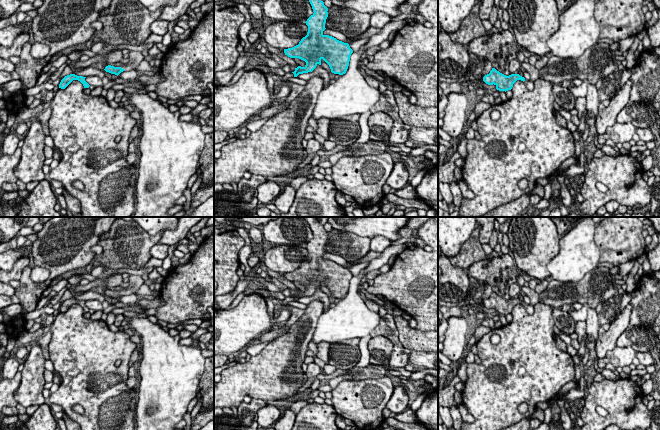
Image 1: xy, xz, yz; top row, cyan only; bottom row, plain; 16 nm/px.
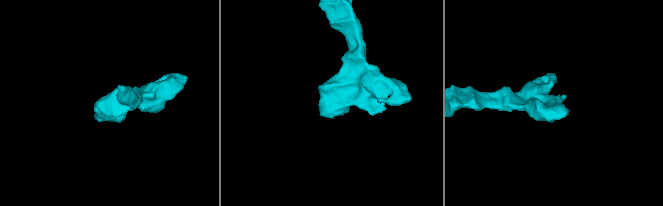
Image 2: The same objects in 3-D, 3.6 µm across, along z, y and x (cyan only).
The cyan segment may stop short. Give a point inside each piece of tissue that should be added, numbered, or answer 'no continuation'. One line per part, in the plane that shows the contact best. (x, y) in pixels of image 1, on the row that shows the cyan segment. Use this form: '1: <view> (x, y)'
1: xy (135, 57)

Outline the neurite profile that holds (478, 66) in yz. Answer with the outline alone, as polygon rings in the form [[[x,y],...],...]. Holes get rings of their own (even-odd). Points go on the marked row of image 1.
[[[469,52],[469,63],[467,65],[467,79],[475,90],[482,87],[483,77],[492,70],[492,63],[482,56]]]

